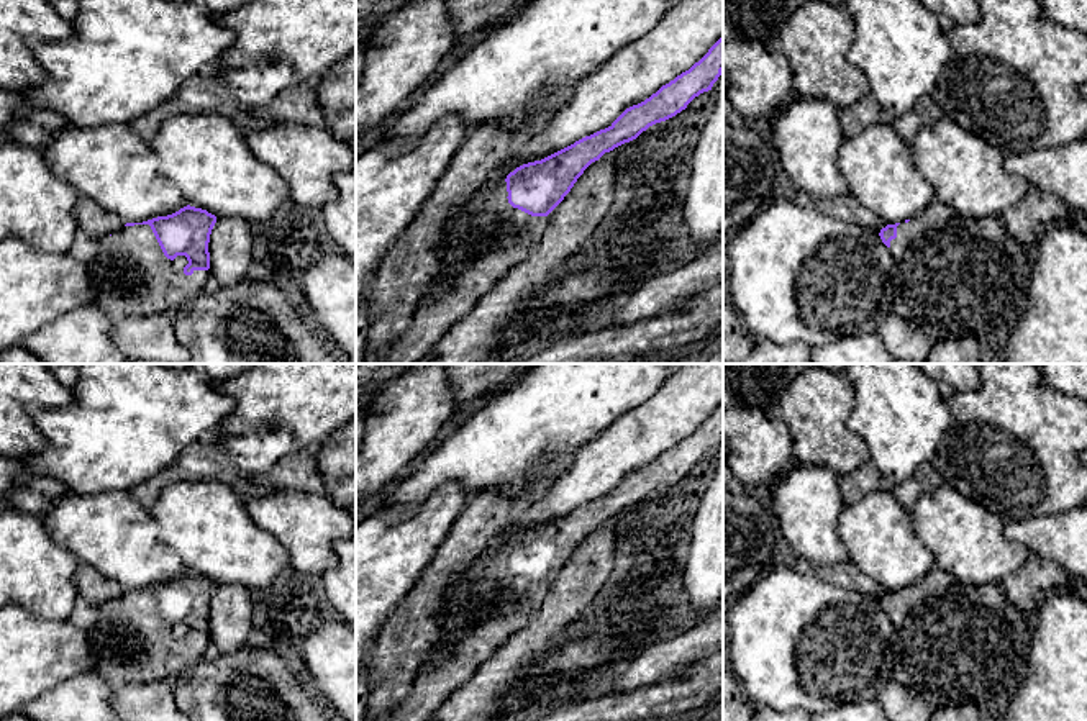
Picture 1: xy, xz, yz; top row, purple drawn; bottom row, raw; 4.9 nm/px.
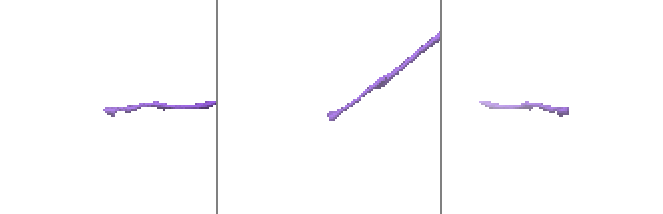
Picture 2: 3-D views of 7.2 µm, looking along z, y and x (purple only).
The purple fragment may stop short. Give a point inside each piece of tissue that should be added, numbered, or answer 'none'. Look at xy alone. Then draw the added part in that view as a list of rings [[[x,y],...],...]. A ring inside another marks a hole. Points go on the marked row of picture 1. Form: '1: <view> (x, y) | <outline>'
1: xy (131, 276) | [[[134,224],[98,241],[90,277],[95,306],[116,323],[128,316],[182,311],[202,293],[210,269],[185,275],[164,256],[151,226]]]

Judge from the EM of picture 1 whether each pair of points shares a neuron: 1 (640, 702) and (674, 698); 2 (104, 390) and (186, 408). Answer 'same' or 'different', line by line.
1: same
2: same

